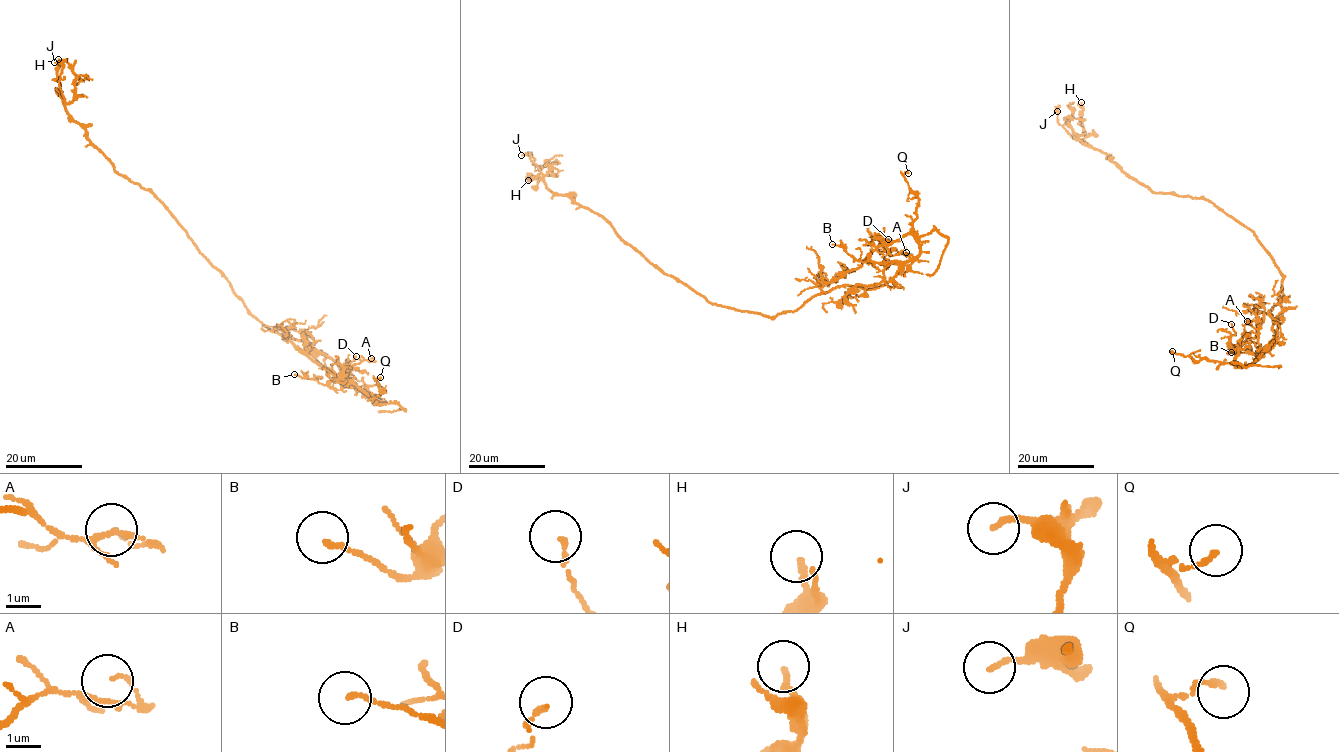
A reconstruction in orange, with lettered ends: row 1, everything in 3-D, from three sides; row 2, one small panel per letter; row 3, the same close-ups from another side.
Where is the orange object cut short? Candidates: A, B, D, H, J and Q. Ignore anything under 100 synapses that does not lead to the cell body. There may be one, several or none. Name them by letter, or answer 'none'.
none

